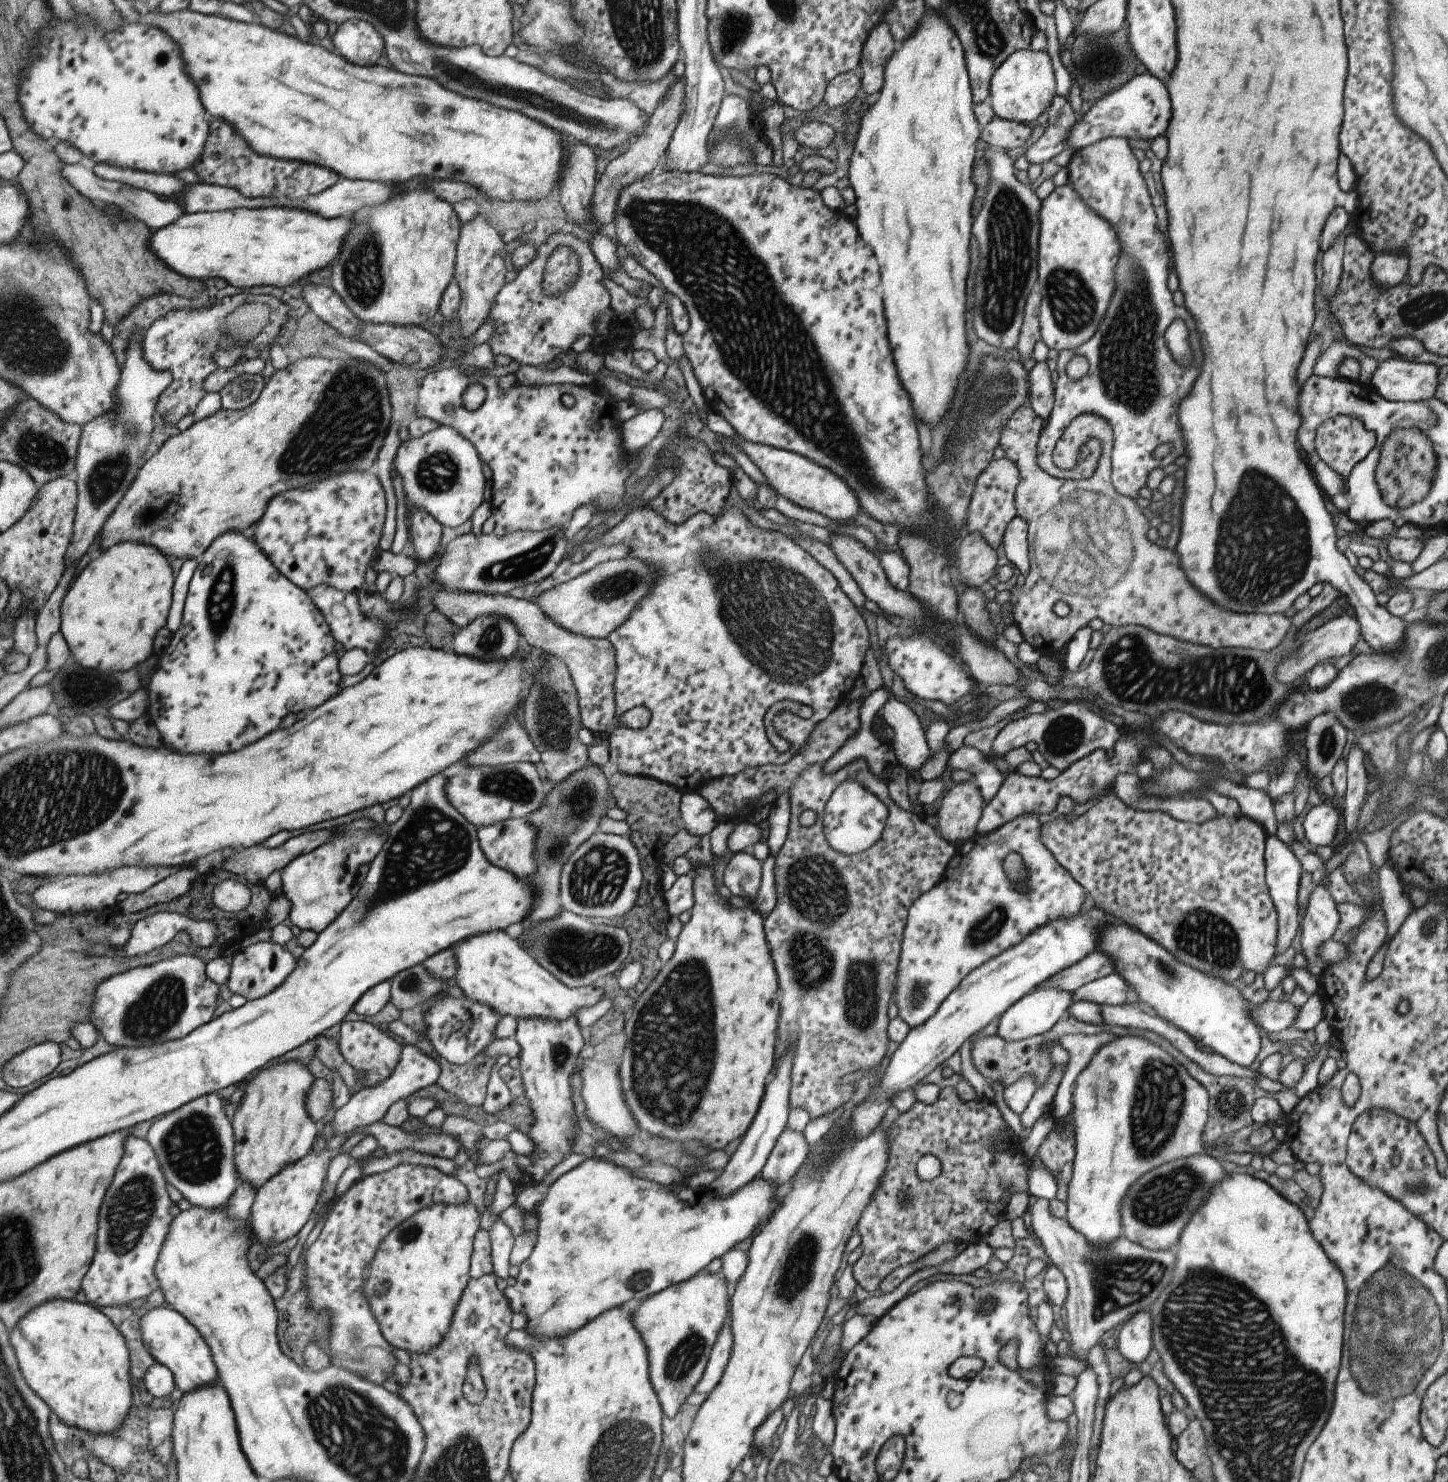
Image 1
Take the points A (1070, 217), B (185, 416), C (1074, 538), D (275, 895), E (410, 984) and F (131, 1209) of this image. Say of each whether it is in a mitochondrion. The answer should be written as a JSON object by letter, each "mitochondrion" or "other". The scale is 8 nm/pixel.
{"A":"other","B":"other","C":"mitochondrion","D":"other","E":"mitochondrion","F":"mitochondrion"}

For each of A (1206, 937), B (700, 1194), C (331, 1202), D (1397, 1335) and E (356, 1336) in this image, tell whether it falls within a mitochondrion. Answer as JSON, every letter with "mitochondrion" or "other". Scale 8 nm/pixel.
{"A":"mitochondrion","B":"other","C":"other","D":"mitochondrion","E":"mitochondrion"}

